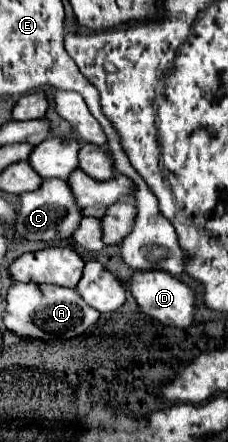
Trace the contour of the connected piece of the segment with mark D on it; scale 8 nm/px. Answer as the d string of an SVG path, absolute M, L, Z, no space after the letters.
M138 271L128 281L128 291L136 299L138 307L150 315L152 319L160 321L162 325L174 325L174 327L190 327L194 319L194 291L164 271Z

